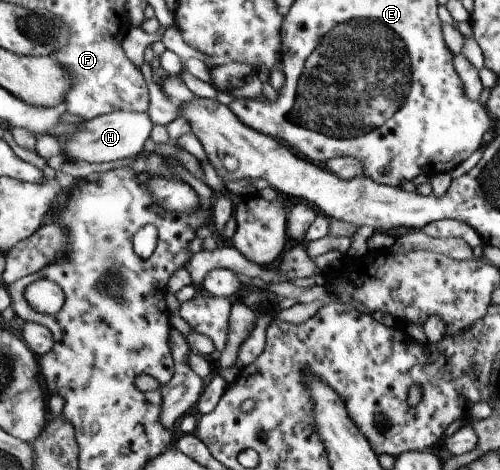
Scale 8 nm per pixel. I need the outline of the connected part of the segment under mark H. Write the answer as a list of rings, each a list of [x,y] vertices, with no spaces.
[[[114,111],[96,119],[83,121],[70,135],[62,135],[58,140],[63,144],[65,156],[71,160],[85,160],[94,164],[99,162],[114,162],[114,160],[126,160],[140,155],[150,134],[154,123],[149,113],[137,113],[136,111]]]

